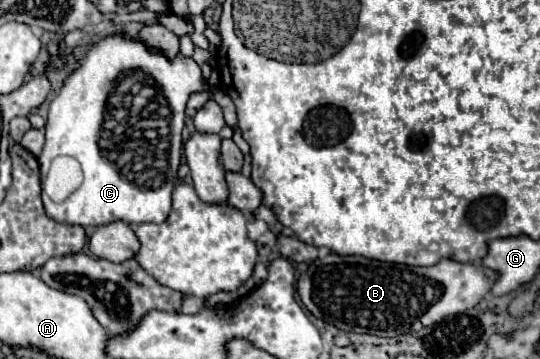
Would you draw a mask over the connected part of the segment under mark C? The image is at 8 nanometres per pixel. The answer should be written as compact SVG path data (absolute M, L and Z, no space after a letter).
M128 32L102 36L86 52L84 62L66 78L60 92L50 102L46 120L46 142L38 158L42 180L46 178L52 158L66 154L74 156L82 164L84 182L64 202L54 202L43 193L46 214L58 222L80 226L102 226L114 220L124 220L128 224L164 222L170 212L170 194L182 156L186 104L192 94L202 90L218 92L218 88L212 86L208 78L204 78L200 66L192 58L182 54L178 54L176 58L168 58L162 50L152 50L146 42L134 40L134 36L130 36Z

